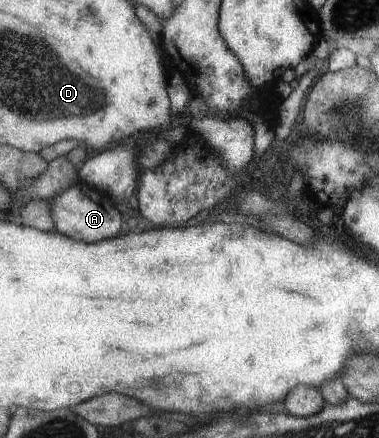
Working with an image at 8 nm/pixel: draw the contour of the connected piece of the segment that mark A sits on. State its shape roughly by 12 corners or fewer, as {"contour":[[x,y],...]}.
{"contour":[[79,180],[50,200],[56,230],[96,243],[121,232],[108,193]]}

